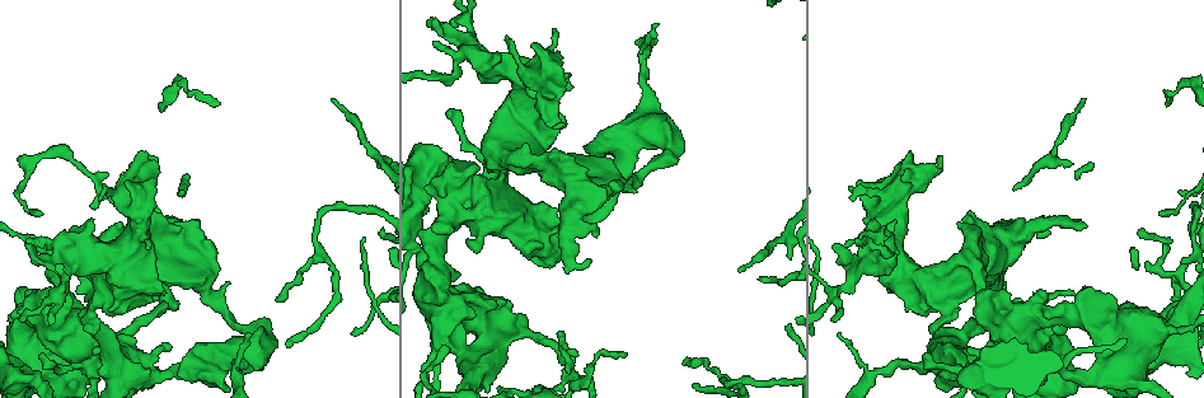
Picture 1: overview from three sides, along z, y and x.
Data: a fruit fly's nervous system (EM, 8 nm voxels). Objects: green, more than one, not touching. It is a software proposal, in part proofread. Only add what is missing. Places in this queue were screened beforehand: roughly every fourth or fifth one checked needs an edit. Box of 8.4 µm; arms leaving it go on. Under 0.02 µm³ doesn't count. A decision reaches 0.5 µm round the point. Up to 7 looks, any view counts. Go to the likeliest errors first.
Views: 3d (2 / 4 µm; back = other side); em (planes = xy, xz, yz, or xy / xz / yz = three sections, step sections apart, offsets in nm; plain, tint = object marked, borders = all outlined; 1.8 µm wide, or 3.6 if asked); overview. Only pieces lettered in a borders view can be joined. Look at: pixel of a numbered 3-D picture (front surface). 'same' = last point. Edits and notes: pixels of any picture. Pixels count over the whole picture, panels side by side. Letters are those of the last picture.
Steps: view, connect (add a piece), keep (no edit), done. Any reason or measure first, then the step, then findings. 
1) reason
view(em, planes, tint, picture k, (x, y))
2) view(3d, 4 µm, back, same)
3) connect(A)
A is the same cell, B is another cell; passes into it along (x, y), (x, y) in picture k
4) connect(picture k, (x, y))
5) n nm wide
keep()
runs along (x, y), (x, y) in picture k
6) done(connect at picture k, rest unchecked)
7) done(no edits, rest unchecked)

narrows sharply
view(3d, 4 µm, picture 1, (1028, 318))

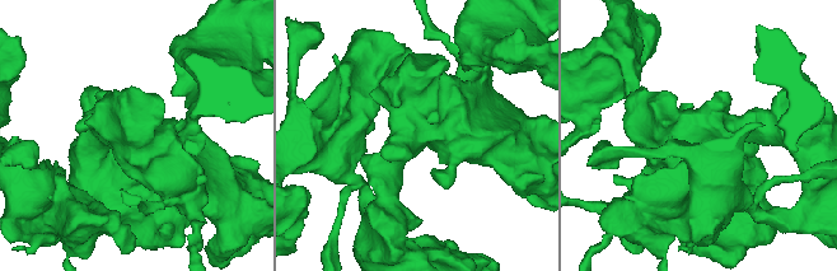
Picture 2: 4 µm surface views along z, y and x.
view(em, 3.6 µm, xy, step 16, borders, picture 2, (413, 133))

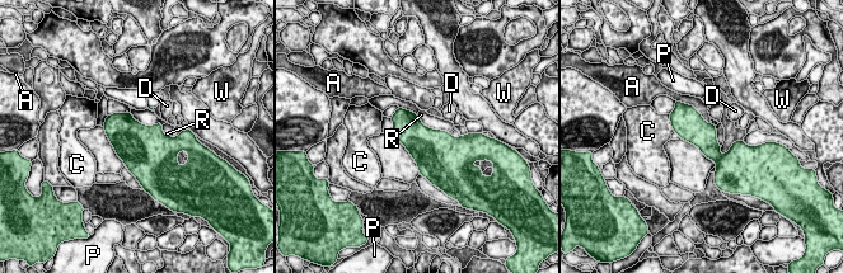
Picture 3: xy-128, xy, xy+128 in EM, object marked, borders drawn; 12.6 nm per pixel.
R touches over 500 nm
keep()
A, C, D, P, R and W are other cells; border along (416, 114), (426, 126), (450, 133) in picture 3; none of them fits

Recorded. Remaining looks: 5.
small branch off a trunk
view(3d, 4 µm, picture 1, (512, 68))

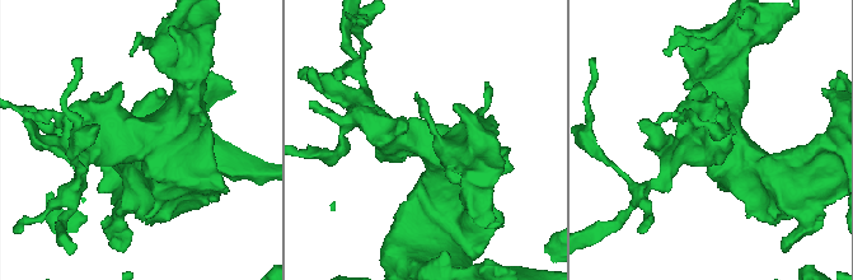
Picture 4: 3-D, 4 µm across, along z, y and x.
view(em, yz, step 16, borders, picture 4, (136, 137))

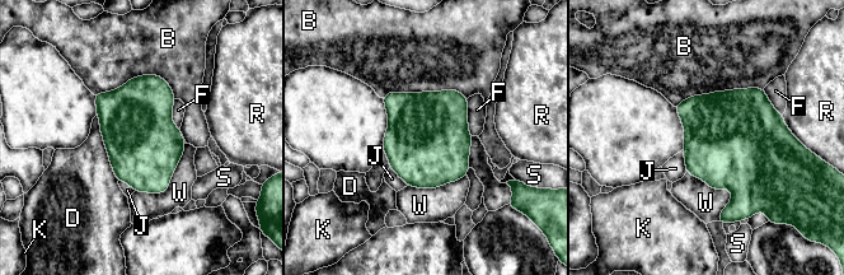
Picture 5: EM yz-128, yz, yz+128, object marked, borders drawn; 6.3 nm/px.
view(em, planes, borders, same)

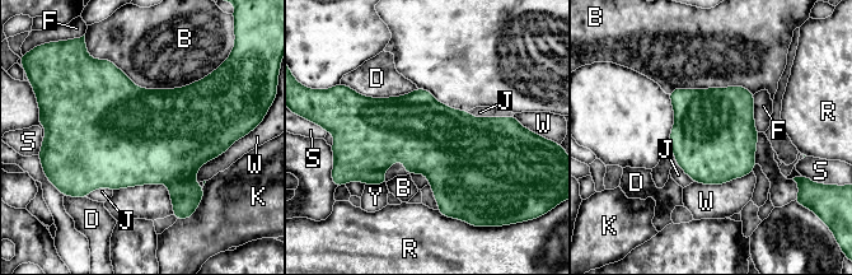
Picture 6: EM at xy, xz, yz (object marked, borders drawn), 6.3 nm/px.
keep()
B, D, F, J, K, R, S, W and Y are other cells; none of them fits

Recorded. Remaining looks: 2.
tapers out
view(em, planes, borders, picture 1, (40, 216))

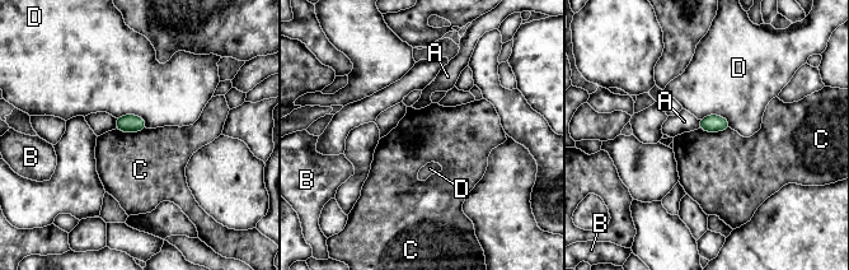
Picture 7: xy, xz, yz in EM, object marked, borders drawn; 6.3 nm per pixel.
110 nm wide
keep()
A, B, C and D are other cells; border along (116, 127), (123, 131), (146, 129) in picture 7; none of them fits

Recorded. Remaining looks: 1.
done(no edits, rest unchecked)

